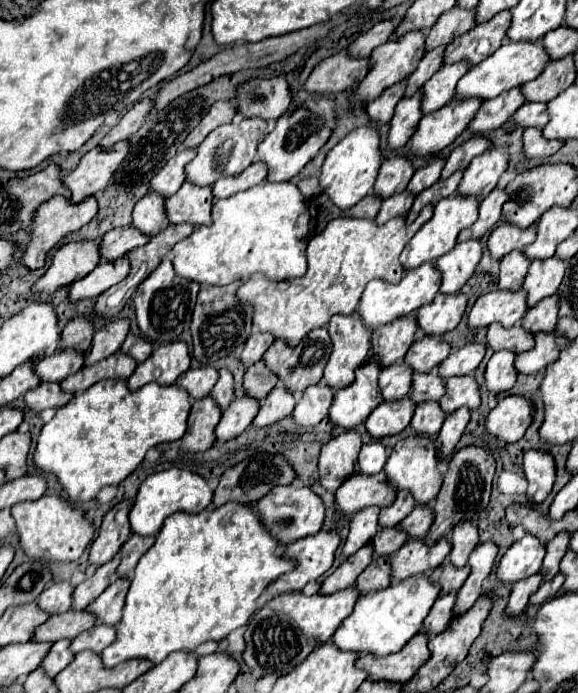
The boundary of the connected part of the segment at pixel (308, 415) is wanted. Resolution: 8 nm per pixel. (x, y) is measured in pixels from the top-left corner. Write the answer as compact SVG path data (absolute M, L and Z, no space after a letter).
M310 385L298 399L294 409L294 421L302 427L318 425L334 401L334 389L328 385Z

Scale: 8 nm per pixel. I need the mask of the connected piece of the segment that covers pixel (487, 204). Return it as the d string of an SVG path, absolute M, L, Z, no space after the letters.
M494 189L482 203L480 203L480 215L478 221L464 229L458 235L458 241L468 241L470 237L484 237L490 229L494 229L494 225L500 221L502 217L502 205L508 201L508 193L504 189Z

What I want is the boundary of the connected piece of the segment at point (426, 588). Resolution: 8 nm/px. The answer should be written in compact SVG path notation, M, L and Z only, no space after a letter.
M414 575L402 581L394 581L386 589L374 589L360 597L354 611L342 621L332 637L332 643L344 651L374 653L378 657L400 651L420 629L422 623L440 595L440 585L432 583L428 575Z

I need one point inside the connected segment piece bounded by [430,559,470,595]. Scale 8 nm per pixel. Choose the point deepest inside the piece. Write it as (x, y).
(451, 578)

